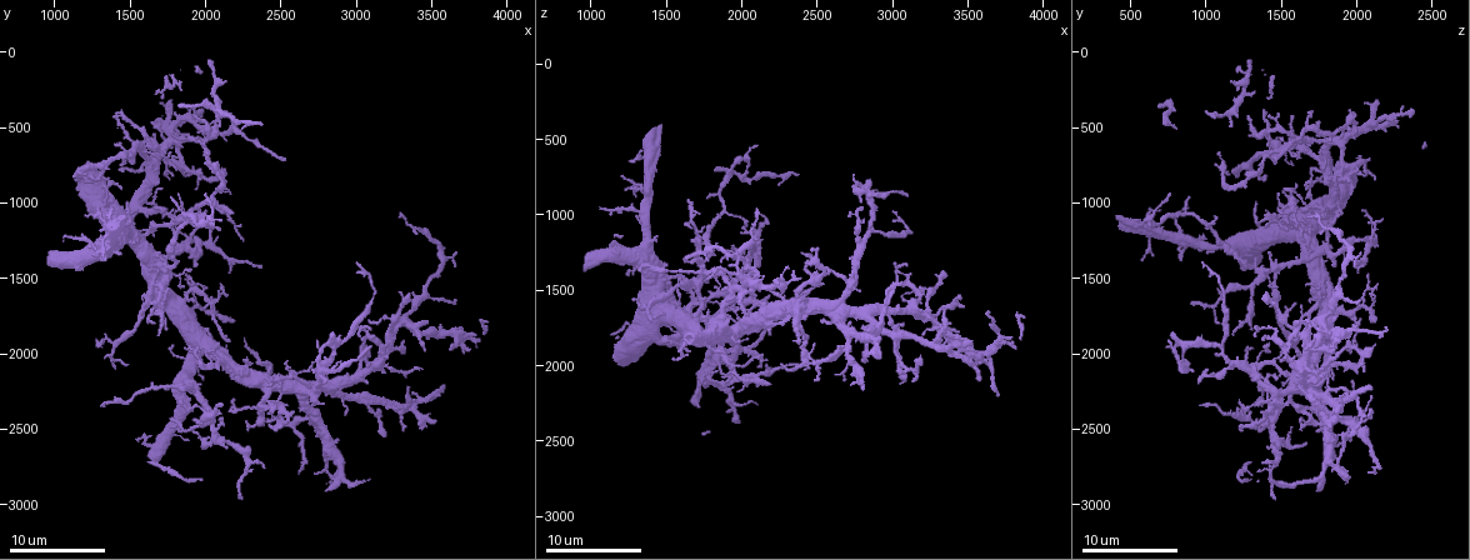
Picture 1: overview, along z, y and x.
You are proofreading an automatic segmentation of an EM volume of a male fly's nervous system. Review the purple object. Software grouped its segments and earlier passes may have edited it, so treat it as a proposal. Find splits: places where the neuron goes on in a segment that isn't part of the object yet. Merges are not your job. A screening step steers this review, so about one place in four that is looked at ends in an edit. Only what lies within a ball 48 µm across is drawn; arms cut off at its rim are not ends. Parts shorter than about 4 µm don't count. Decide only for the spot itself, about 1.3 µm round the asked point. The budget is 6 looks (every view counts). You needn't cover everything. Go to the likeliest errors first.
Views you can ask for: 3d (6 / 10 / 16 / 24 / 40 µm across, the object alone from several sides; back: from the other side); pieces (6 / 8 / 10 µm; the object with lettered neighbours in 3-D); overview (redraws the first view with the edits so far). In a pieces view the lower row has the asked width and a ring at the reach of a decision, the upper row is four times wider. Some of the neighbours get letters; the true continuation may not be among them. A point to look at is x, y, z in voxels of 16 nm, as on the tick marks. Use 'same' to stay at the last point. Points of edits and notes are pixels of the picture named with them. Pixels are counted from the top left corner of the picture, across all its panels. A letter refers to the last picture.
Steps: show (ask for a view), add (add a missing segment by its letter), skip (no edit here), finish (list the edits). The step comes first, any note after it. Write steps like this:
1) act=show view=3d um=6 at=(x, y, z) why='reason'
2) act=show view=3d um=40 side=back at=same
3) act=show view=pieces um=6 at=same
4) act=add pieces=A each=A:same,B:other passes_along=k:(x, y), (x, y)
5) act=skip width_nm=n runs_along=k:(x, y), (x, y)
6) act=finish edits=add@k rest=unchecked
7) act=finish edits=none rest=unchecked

act=show view=pieces um=10 at=(2180, 2300, 1780) why='free end'

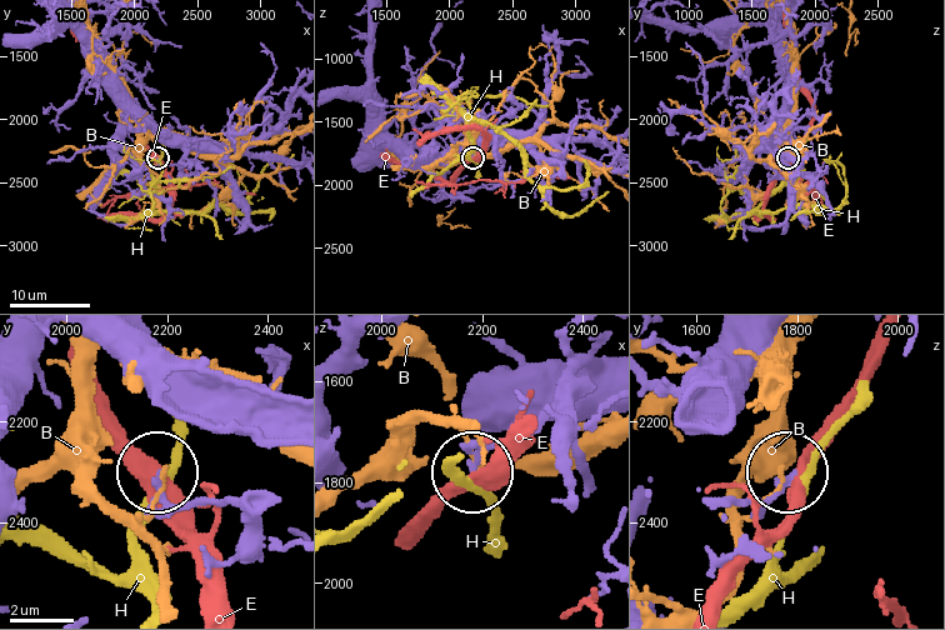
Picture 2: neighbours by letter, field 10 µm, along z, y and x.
act=skip width_nm=220 each=B:other,E:other,H:other runs_along=2:(235, 500), (170, 500), (156, 474) found='none of them fits'

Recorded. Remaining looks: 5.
act=show view=pieces um=8 at=(2100, 1940, 1400) why='an open end'

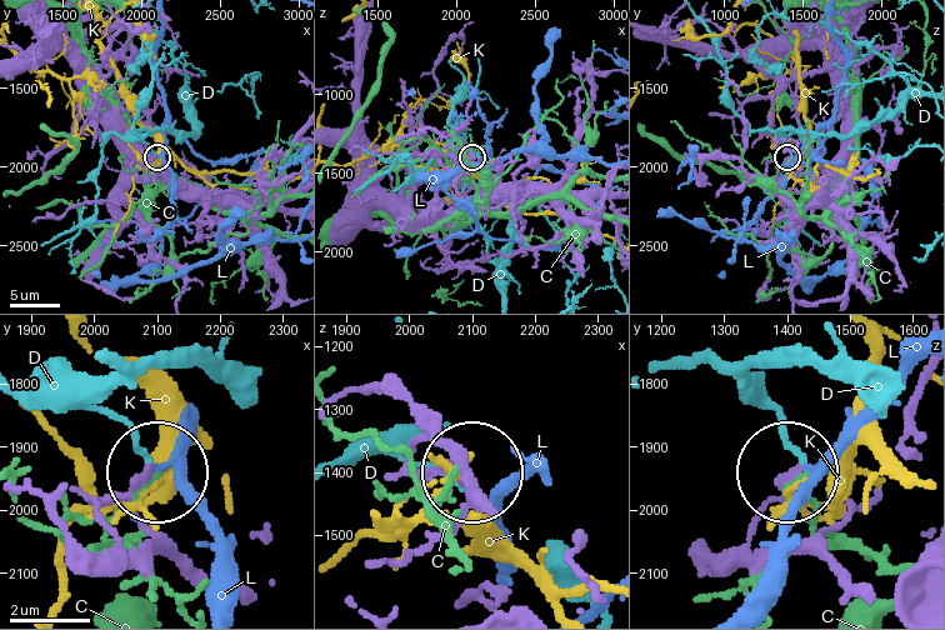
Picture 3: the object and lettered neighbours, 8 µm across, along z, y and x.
act=skip each=C:other,D:other,K:other,L:other found='no lettered segment goes on from it'

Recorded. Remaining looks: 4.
act=show view=pieces um=6 at=(1900, 1660, 1700)

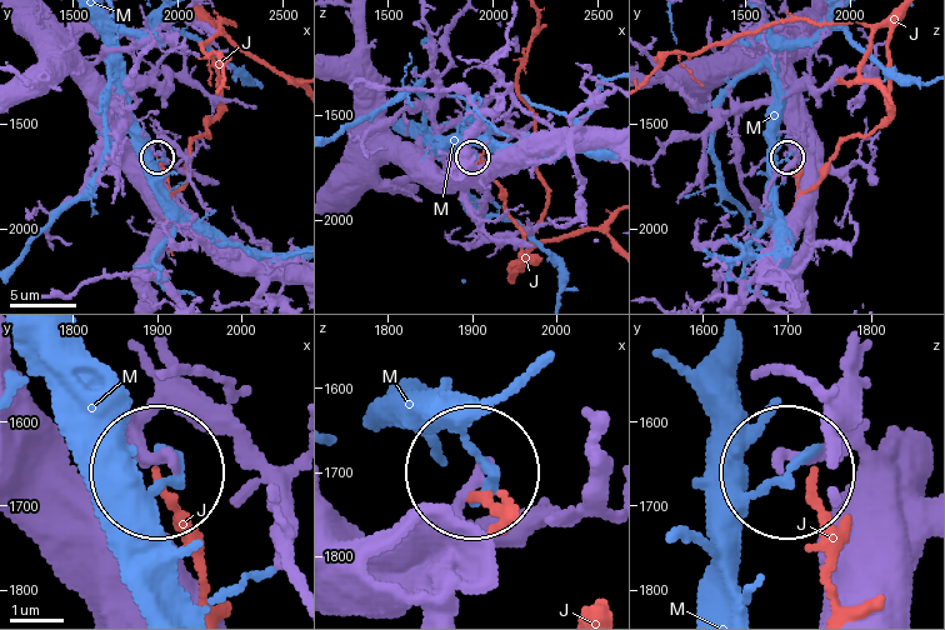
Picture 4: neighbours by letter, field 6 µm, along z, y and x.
act=skip each=J:other,M:other runs_along=4:(871, 456), (795, 456) found='none of them fits'

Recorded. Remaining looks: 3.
act=finish edits=none rest=unchecked

